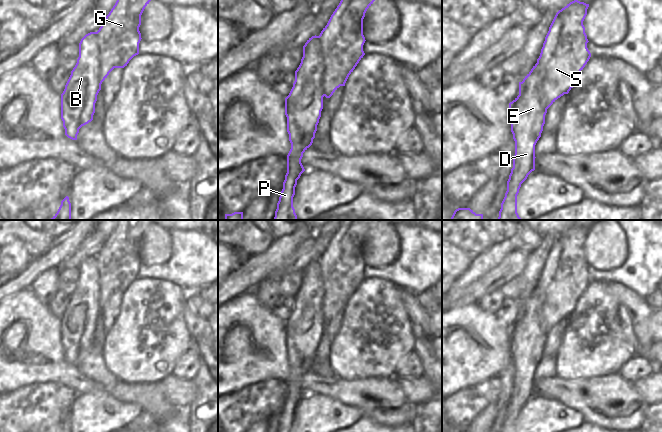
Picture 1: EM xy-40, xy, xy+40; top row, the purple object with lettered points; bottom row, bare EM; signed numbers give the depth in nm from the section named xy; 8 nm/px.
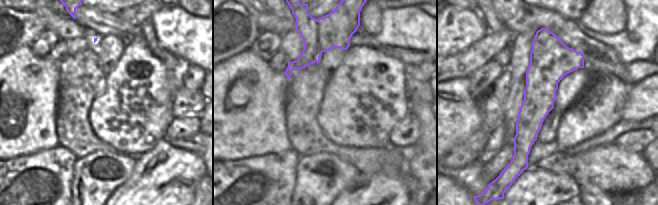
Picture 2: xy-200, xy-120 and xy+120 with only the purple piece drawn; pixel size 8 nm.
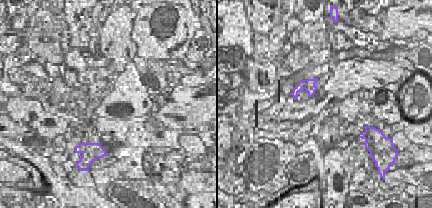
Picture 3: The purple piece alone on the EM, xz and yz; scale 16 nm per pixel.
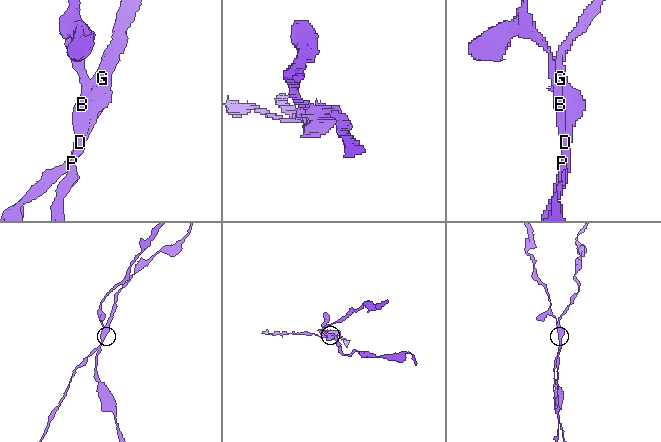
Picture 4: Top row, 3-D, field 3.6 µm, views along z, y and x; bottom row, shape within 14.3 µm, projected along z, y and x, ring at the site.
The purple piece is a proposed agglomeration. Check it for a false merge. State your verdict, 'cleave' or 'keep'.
cleave

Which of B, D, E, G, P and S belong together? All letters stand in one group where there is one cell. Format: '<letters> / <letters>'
B D E P / G S

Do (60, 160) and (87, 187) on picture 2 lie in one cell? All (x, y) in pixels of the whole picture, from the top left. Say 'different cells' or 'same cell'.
different cells

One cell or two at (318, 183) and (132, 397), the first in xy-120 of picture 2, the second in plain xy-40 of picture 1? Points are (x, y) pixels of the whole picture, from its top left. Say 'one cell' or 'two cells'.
two cells

